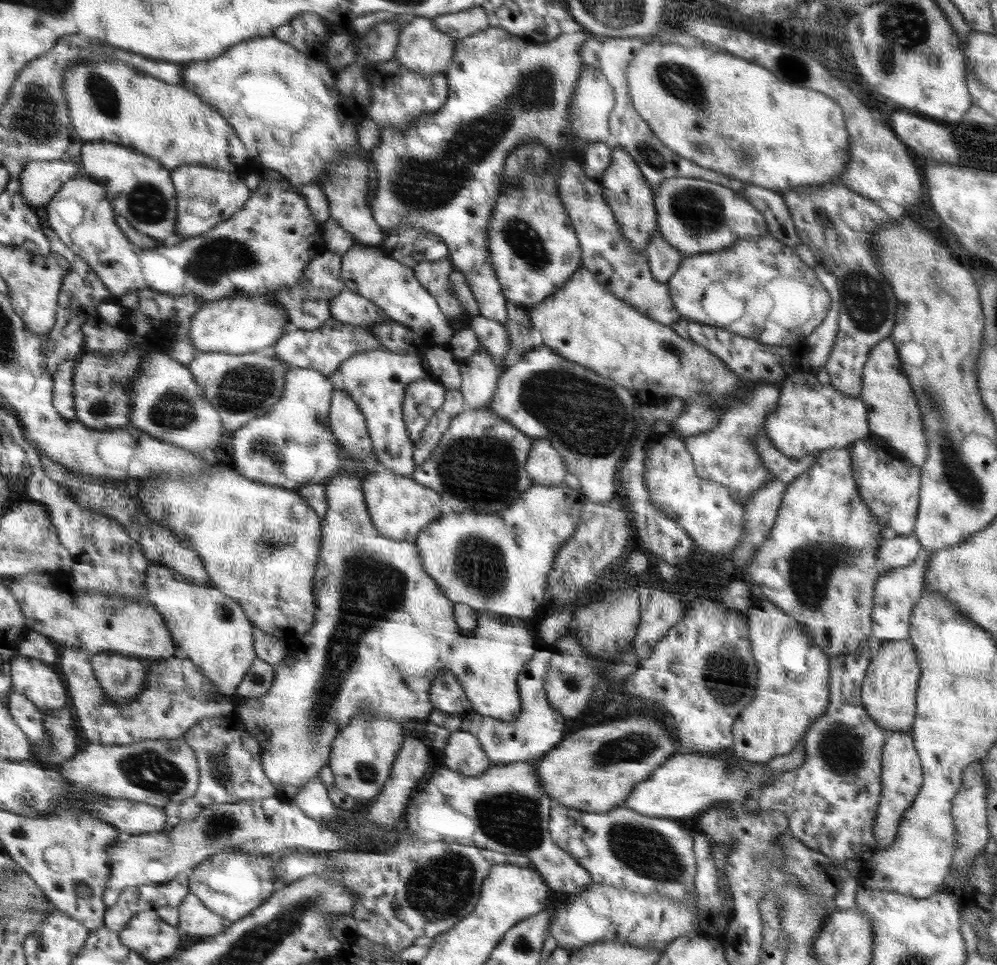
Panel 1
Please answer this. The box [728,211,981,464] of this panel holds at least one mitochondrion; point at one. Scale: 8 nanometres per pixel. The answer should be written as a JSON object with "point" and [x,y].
{"point":[867,305]}

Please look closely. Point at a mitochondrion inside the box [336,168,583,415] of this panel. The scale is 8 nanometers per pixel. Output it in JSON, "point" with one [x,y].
{"point":[519,235]}

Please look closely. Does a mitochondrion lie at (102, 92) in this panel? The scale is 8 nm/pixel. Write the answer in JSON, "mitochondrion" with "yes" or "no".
{"mitochondrion":"yes"}

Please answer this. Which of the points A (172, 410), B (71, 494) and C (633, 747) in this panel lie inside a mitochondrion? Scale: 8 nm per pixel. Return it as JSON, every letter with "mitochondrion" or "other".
{"A":"mitochondrion","B":"other","C":"mitochondrion"}

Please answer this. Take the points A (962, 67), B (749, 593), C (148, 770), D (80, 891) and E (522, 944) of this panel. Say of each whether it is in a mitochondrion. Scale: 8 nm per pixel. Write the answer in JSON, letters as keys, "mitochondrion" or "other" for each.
{"A":"other","B":"other","C":"mitochondrion","D":"mitochondrion","E":"mitochondrion"}

